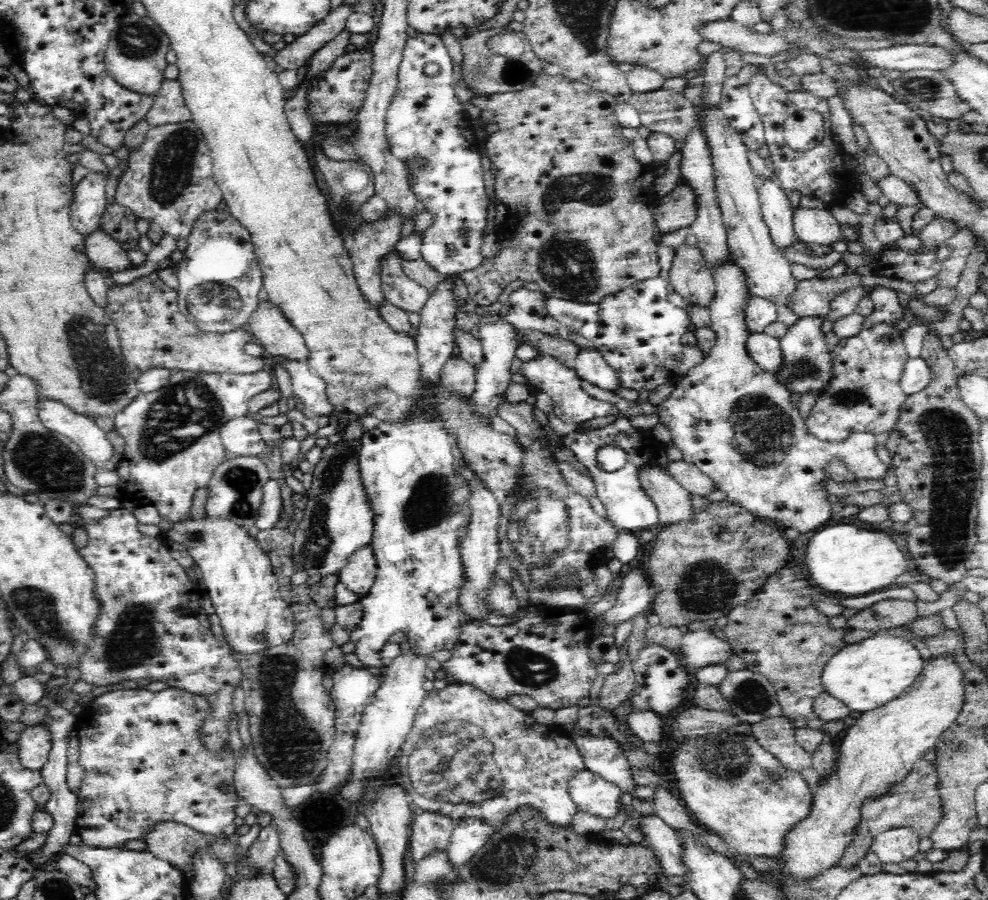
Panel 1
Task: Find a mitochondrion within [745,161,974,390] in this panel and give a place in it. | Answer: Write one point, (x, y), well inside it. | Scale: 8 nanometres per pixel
(805, 367)

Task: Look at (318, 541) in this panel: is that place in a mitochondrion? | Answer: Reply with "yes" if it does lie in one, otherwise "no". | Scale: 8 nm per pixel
yes

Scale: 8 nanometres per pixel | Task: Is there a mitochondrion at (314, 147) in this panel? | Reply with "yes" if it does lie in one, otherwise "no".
no

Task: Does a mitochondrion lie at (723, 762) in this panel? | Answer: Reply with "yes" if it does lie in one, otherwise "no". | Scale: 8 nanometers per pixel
yes

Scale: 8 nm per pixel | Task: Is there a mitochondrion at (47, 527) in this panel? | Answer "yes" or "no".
no

